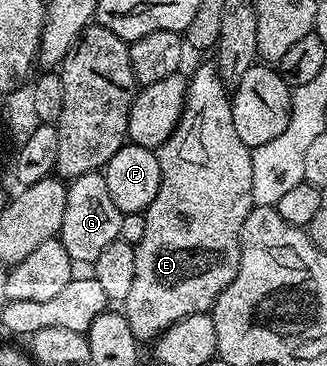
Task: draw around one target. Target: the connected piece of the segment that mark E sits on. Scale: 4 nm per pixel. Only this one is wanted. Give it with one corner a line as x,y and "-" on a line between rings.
209,63
209,65
202,66
193,77
190,77
188,96
184,99
184,116
176,125
176,130
160,146
158,156
160,158
158,195
154,195
154,203
150,203
150,207
143,212
146,231
142,231
142,239
134,251
134,284
130,286
130,295
126,295
126,299
122,302
122,312
124,318
130,323
130,331
134,331
137,341
141,343
151,342
174,323
178,323
190,315
208,313
212,304
218,299
218,295
222,295
222,291
226,291
226,287
230,287
230,283
234,283
234,275
238,275
238,263
242,255
242,247
240,246
242,223
246,223
246,219
254,207
252,204
254,167
252,166
252,150
246,147
246,143
242,143
242,139
238,139
238,131
234,131
230,93
217,73
215,64

